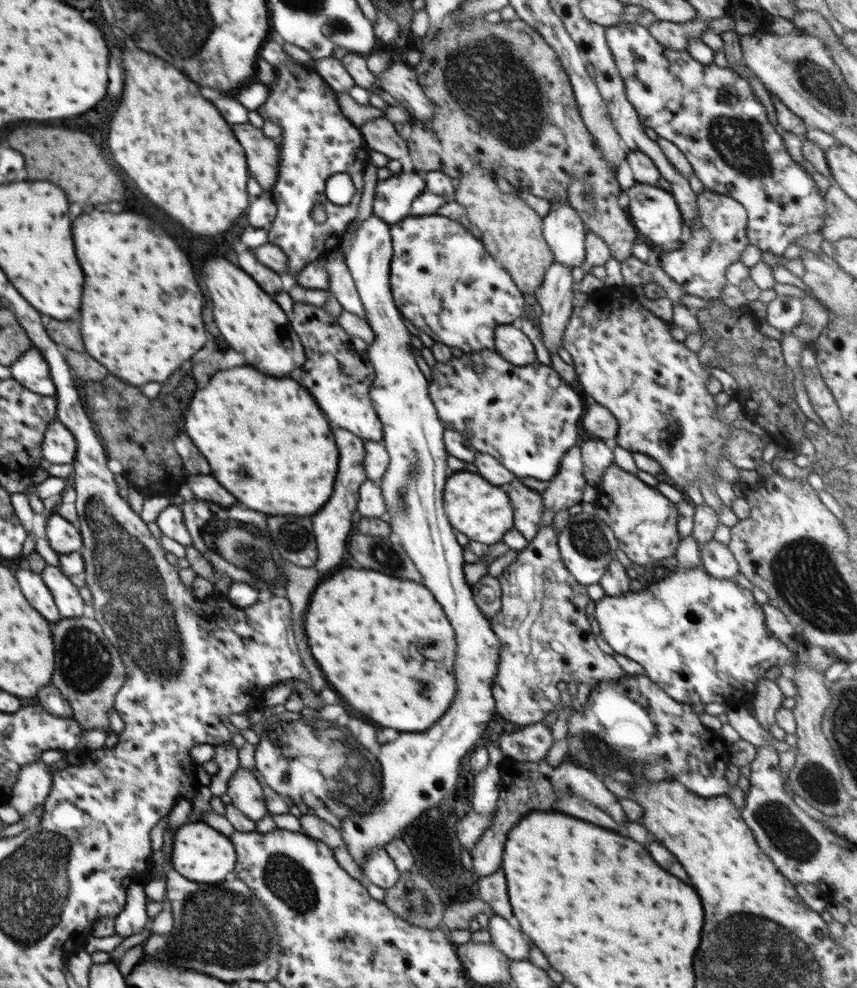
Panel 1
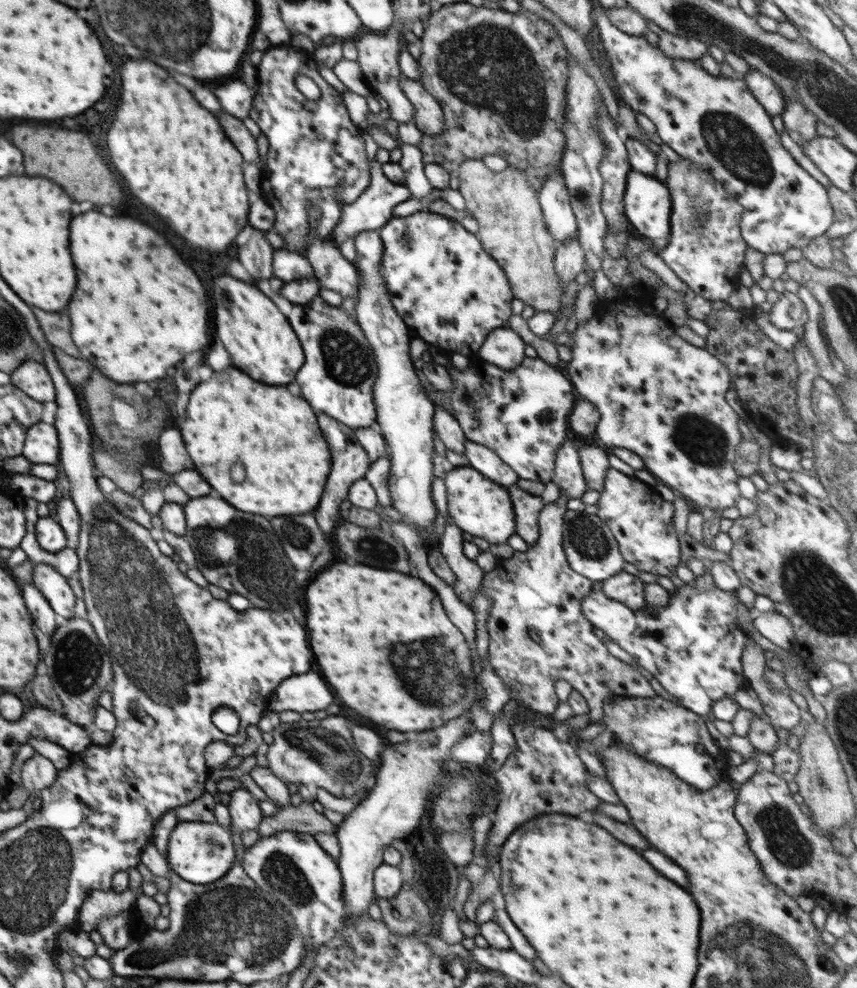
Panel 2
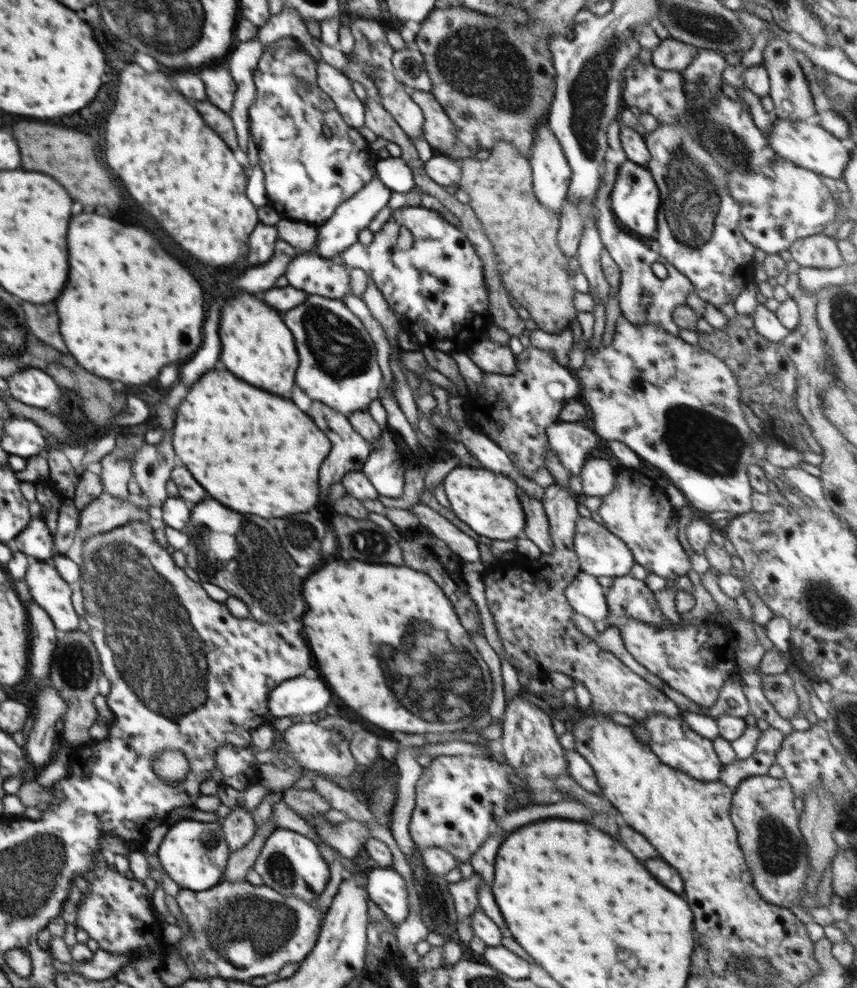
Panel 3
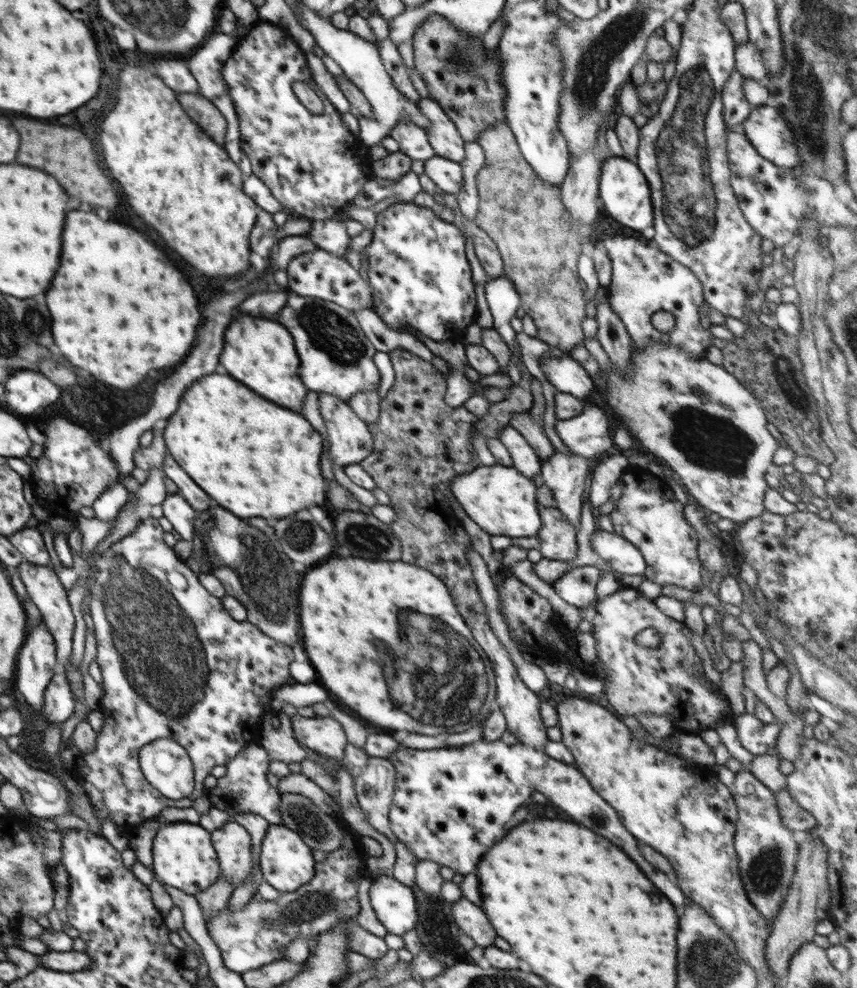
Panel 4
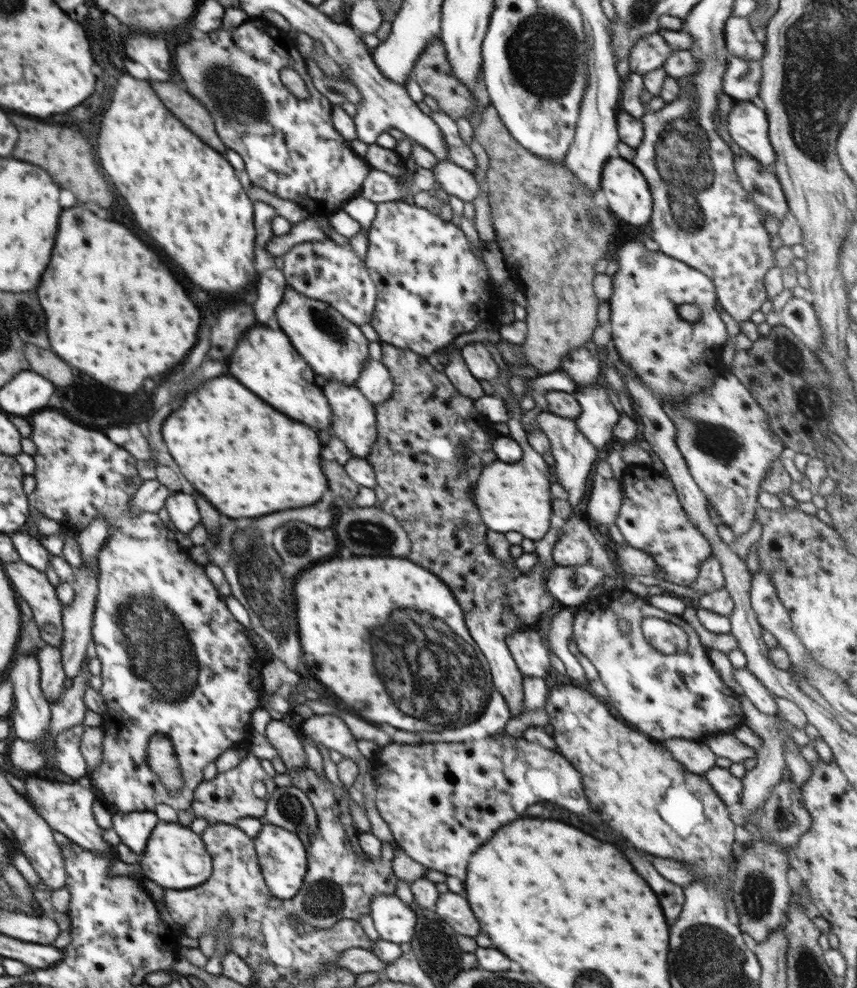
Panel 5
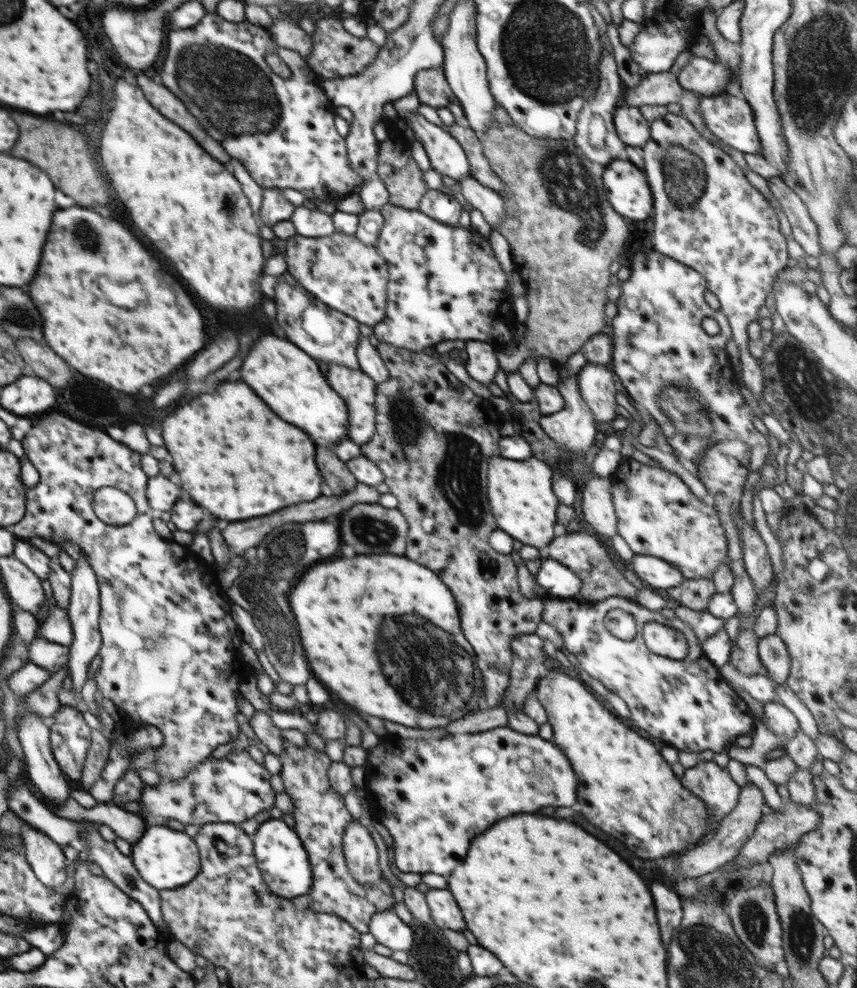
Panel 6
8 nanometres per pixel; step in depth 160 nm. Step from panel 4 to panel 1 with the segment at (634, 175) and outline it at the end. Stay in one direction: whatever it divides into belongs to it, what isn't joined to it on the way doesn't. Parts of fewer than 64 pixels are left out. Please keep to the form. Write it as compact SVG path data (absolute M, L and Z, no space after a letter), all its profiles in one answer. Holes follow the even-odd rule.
M638 182L632 188L629 188L627 193L630 201L626 212L639 234L648 238L646 242L652 242L656 246L666 246L666 244L672 244L676 240L680 240L682 226L685 222L678 203L671 192L666 192L657 186Z

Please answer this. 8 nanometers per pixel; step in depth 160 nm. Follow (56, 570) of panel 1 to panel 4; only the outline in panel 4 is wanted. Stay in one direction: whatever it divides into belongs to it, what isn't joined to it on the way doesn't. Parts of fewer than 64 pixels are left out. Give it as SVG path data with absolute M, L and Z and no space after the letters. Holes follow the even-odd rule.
M24 561L18 566L20 578L24 582L28 597L41 612L41 620L48 627L57 646L57 669L65 672L72 652L72 634L74 634L74 614L70 607L67 592L59 581L54 568Z

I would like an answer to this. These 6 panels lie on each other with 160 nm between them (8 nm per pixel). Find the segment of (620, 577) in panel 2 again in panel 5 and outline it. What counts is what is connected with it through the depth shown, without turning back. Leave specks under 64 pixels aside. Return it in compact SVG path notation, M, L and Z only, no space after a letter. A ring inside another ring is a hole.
M617 588L611 592L604 592L594 599L588 598L586 603L578 606L572 638L576 640L579 652L587 656L598 670L601 681L608 689L609 702L617 710L617 714L622 716L624 722L647 735L651 740L662 742L670 738L682 738L682 740L702 743L706 738L732 732L744 724L742 698L724 684L711 663L708 648L701 643L698 633L691 624L684 621L682 616L669 614L652 606L647 599L632 594L626 589ZM648 617L666 620L685 630L688 635L686 650L671 655L658 652L643 635L641 624ZM621 620L629 624L627 633L623 633L617 625Z

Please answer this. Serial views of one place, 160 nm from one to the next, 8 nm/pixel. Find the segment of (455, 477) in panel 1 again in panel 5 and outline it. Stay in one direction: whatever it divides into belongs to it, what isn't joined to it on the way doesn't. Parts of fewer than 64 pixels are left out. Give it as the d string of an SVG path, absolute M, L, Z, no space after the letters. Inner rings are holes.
M516 396L511 402L505 402L505 407L509 417L506 422L509 426L509 436L522 448L522 459L513 464L498 460L488 464L478 478L478 484L474 490L474 501L482 521L486 523L489 530L504 534L518 532L524 538L535 541L542 539L550 528L550 513L553 512L550 484L554 480L550 466L528 442L528 433L521 423L523 412L519 404L520 400L521 397Z

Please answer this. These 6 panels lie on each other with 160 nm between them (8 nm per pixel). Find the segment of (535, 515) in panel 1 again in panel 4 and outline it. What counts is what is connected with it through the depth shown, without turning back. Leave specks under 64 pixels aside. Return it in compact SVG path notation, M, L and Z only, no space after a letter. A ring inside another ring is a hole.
M539 507L542 528L538 533L539 551L544 558L567 561L577 556L577 529L556 507Z

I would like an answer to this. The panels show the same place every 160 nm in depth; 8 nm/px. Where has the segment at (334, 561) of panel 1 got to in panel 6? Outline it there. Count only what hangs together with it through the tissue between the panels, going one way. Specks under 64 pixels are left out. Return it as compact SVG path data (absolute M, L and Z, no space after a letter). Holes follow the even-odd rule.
M330 364L325 377L348 407L348 434L360 447L376 432L375 390L377 385L362 369Z

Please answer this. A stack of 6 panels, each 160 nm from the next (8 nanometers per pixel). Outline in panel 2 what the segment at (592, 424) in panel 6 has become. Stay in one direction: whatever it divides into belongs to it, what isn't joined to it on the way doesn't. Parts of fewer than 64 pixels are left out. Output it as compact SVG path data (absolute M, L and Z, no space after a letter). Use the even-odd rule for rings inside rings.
M550 503L540 511L540 538L531 544L526 552L515 551L509 559L501 559L490 572L485 573L480 590L493 601L487 620L489 649L487 661L505 684L514 686L511 699L520 702L526 709L550 714L559 705L555 684L557 680L566 680L586 700L589 706L591 722L600 722L603 717L603 704L614 702L618 698L652 698L656 696L648 680L626 659L614 657L609 646L594 635L593 624L585 617L580 601L592 590L592 580L572 570L563 549L564 516L566 506Z

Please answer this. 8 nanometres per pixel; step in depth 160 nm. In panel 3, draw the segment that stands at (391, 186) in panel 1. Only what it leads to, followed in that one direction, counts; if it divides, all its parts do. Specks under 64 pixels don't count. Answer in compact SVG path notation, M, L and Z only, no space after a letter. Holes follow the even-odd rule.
M371 153L370 165L374 171L372 180L364 185L362 190L356 192L354 196L345 200L336 212L323 225L318 226L318 238L316 241L315 254L324 259L332 259L339 256L342 251L350 248L352 244L358 241L359 232L368 229L368 225L377 217L377 214L383 212L390 200L393 190L387 187L376 174L375 163L380 159L376 153Z

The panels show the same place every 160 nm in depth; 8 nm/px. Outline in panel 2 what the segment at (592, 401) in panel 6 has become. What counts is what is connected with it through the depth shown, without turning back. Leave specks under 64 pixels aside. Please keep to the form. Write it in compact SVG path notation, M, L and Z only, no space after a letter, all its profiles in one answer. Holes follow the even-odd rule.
M566 439L556 450L555 472L551 479L561 495L568 499L580 499L588 490L583 476L579 450Z

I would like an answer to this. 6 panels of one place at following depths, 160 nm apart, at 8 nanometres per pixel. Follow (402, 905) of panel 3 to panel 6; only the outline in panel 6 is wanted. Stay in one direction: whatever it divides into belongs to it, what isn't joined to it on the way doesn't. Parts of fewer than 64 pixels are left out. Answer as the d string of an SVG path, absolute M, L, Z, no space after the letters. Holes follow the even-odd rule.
M386 909L372 916L369 932L377 944L393 952L408 952L413 946L412 929L398 917L395 910Z

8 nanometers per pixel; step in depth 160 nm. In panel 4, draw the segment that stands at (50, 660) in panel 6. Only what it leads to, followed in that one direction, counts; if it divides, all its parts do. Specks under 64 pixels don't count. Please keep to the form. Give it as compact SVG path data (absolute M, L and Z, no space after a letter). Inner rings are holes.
M57 669L50 679L43 696L43 711L41 714L44 722L64 722L74 714L74 696L67 676L62 670Z

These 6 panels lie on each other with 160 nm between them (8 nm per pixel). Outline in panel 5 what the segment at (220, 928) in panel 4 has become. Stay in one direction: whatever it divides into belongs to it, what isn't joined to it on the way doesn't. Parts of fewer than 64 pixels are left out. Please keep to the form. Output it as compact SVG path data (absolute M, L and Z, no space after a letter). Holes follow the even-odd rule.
M308 763L306 768L296 768L293 770L288 770L288 774L291 776L292 782L295 787L298 787L302 792L306 793L306 796L311 800L311 803L313 804L314 810L316 811L316 814L318 815L318 824L317 824L317 830L313 832L310 836L310 846L307 848L307 874L304 884L299 888L299 891L296 893L296 896L293 896L290 899L290 909L293 914L296 914L296 916L299 916L301 918L302 923L307 923L310 926L313 926L313 928L330 928L333 924L336 924L336 921L342 920L342 919L352 919L352 920L359 920L359 918L366 913L370 912L371 909L371 902L372 899L376 895L381 894L394 894L396 892L396 883L398 882L398 878L394 874L394 871L392 871L392 859L394 858L394 852L393 846L389 843L388 844L388 854L382 854L382 862L378 859L372 859L368 858L366 856L365 852L362 850L362 847L359 843L359 831L354 826L354 820L352 819L352 815L350 815L350 807L348 805L348 793L344 792L344 790L336 787L336 785L333 785L332 783L328 783L328 781L324 781L324 779L320 779L318 775L316 775L316 772L312 769L310 769Z

